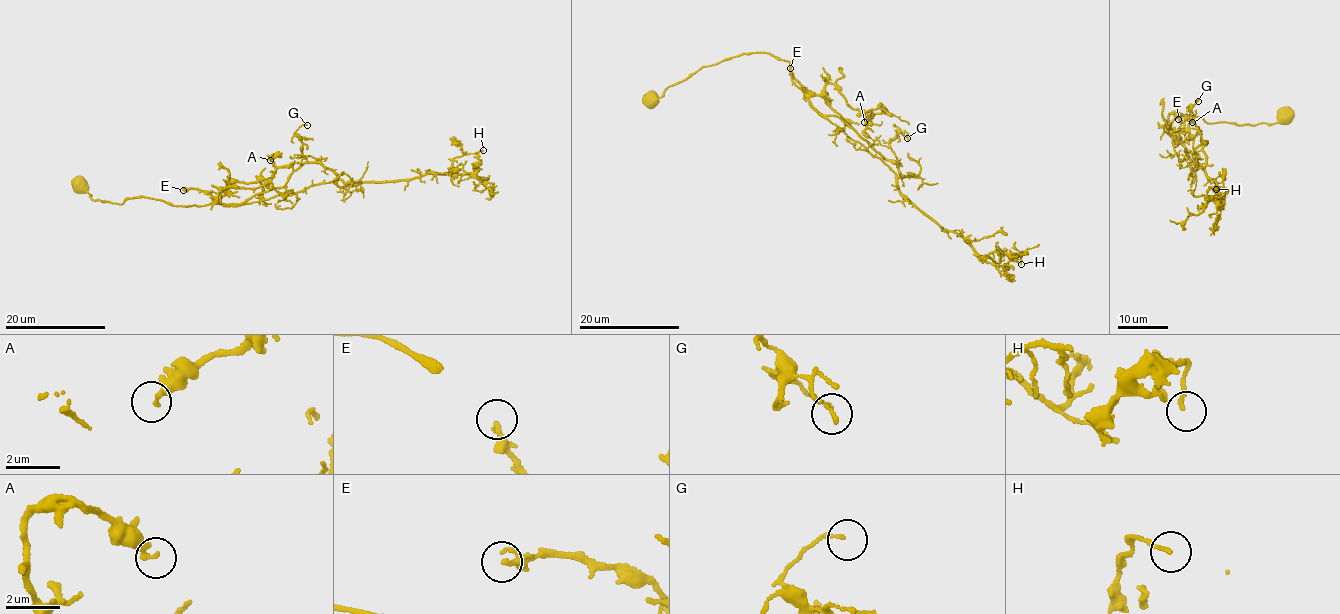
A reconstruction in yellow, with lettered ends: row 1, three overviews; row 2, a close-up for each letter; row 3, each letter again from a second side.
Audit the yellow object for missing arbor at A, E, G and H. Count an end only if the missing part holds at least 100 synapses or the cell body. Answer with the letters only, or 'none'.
none

